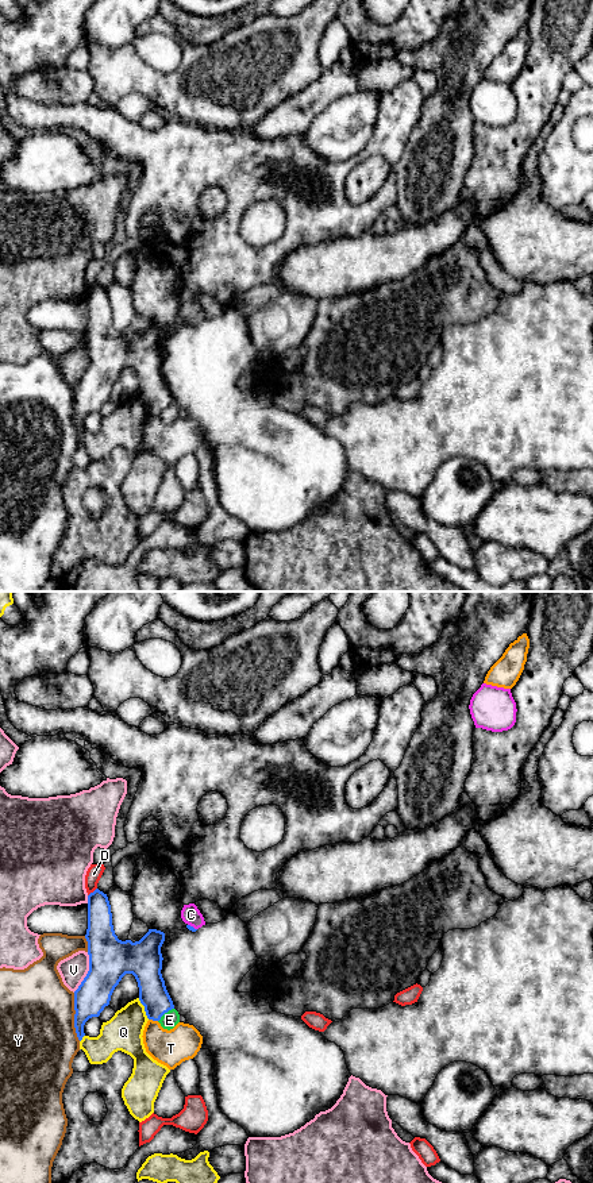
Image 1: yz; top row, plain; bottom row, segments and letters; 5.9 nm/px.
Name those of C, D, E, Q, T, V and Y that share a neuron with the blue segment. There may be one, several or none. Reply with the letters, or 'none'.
C

